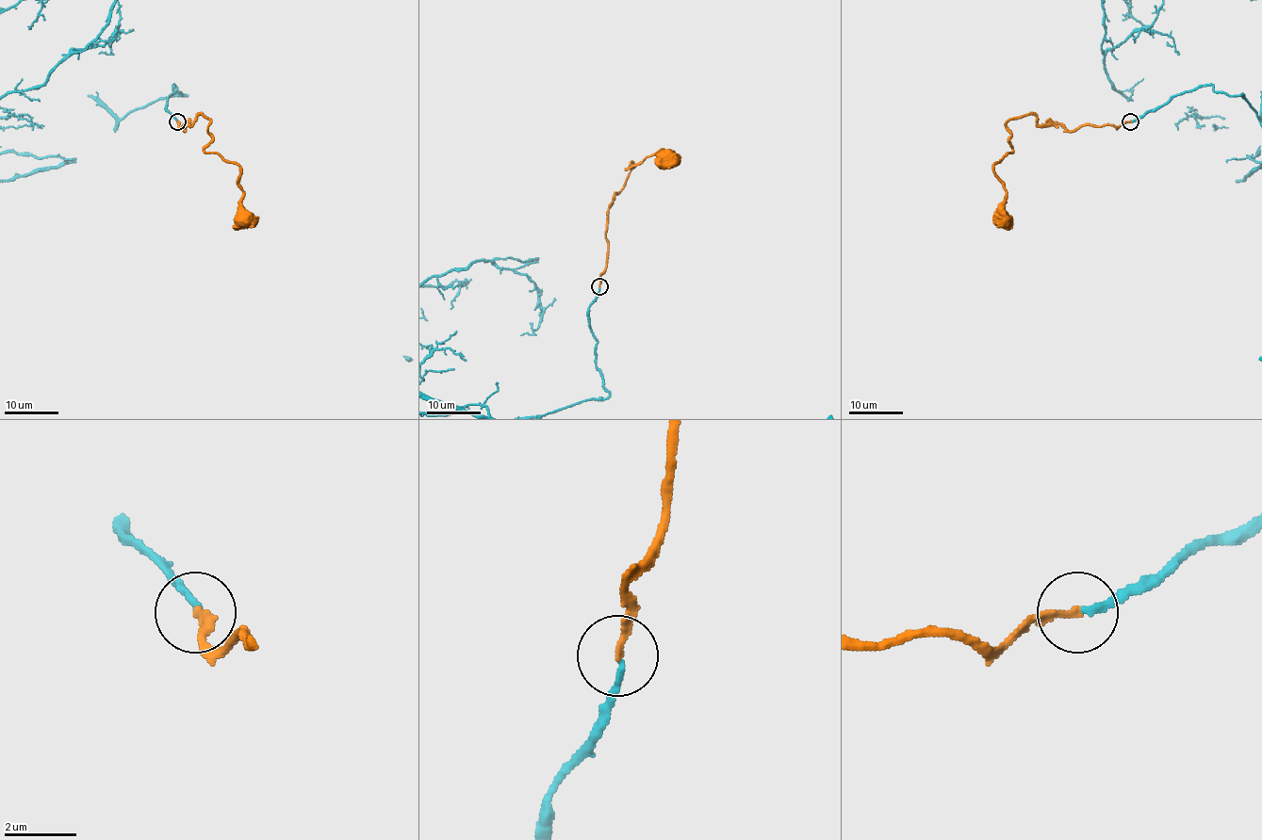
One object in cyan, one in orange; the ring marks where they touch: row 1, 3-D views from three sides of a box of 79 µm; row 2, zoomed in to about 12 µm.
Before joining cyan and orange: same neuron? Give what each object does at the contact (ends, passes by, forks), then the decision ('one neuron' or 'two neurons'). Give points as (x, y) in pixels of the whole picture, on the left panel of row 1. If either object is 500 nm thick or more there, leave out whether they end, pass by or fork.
cyan ends there; orange ends there; one neuron

